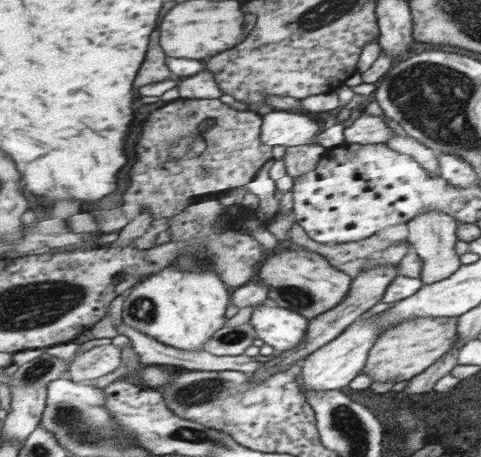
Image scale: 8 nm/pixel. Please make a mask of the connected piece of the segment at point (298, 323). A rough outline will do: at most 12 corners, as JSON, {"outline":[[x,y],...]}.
{"outline":[[270,303],[251,323],[276,353],[298,348],[311,320]]}

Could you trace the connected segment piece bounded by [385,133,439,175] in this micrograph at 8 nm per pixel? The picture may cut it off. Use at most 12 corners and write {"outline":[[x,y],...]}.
{"outline":[[392,135],[386,146],[408,154],[439,175],[438,153],[410,135]]}

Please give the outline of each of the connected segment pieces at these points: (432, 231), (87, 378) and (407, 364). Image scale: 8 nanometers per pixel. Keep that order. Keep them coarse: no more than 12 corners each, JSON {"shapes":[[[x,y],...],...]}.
{"shapes":[[[439,210],[407,222],[410,249],[424,262],[424,285],[462,265],[458,221]],[[94,347],[74,360],[69,378],[93,382],[124,364],[122,347]],[[457,317],[384,329],[361,374],[410,381],[457,341]]]}

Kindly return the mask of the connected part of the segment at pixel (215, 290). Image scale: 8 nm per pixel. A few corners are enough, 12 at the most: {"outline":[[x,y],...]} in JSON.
{"outline":[[169,267],[126,294],[122,316],[200,352],[228,324],[217,270]]}

